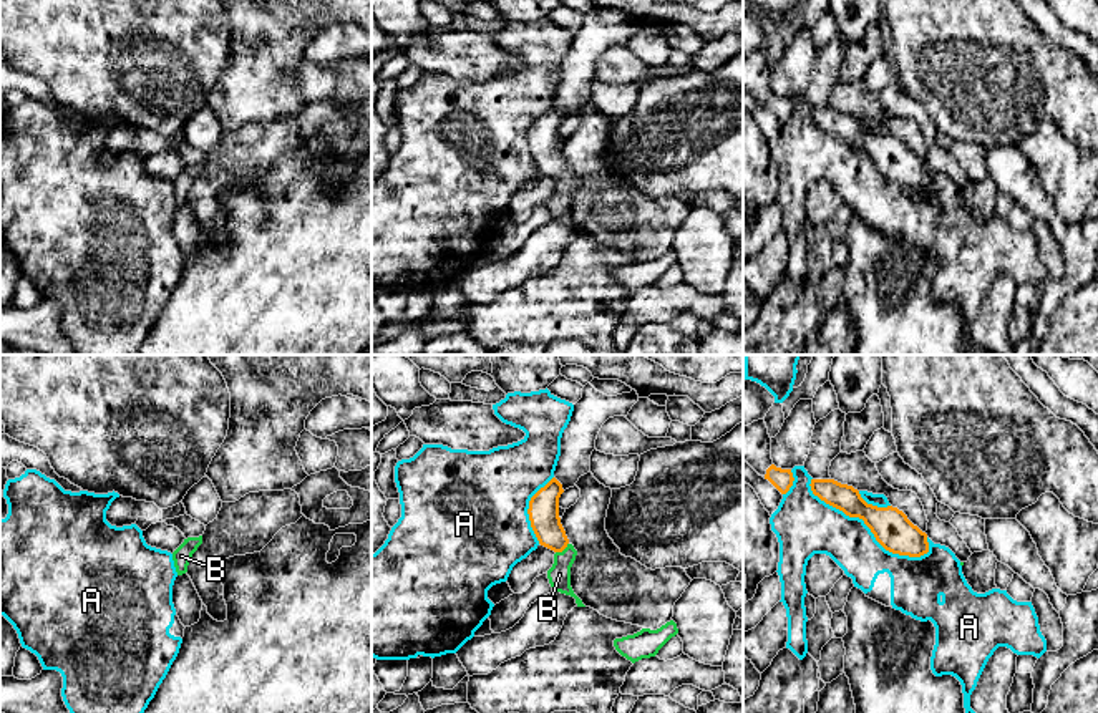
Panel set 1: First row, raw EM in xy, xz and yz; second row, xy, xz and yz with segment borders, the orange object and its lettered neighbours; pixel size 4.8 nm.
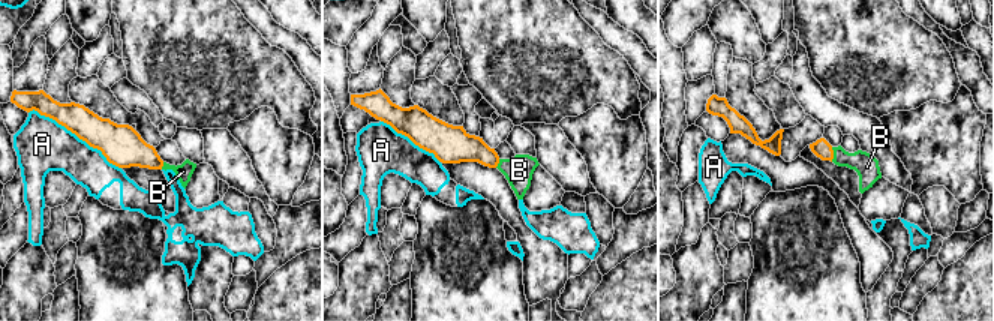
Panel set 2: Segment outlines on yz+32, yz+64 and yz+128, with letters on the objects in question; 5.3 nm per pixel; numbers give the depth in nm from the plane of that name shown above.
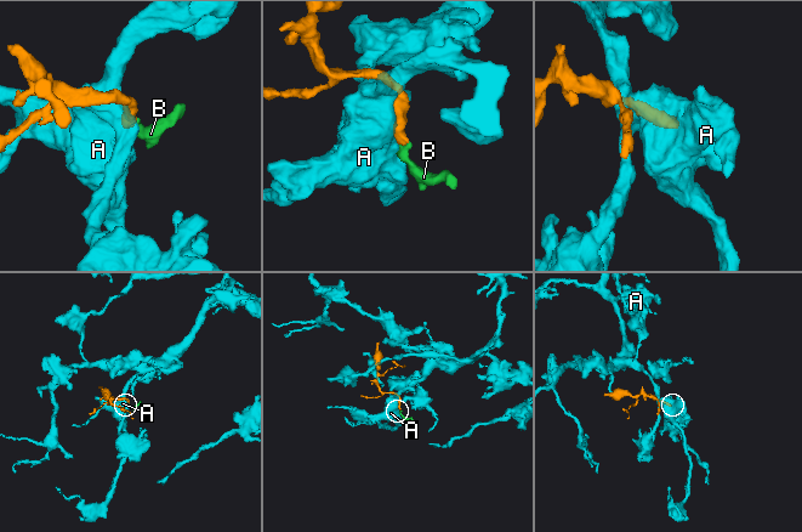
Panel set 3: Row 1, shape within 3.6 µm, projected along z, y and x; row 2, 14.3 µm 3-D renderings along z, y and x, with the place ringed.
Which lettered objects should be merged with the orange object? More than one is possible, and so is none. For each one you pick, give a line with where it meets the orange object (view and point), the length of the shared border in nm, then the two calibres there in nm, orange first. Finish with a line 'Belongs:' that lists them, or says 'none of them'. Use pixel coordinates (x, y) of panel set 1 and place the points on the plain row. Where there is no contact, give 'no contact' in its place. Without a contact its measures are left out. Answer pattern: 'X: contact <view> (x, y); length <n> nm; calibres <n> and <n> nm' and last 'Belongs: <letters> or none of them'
B: contact xz (563, 178); length 80 nm; calibres 150 and 110 nm
Belongs: B

